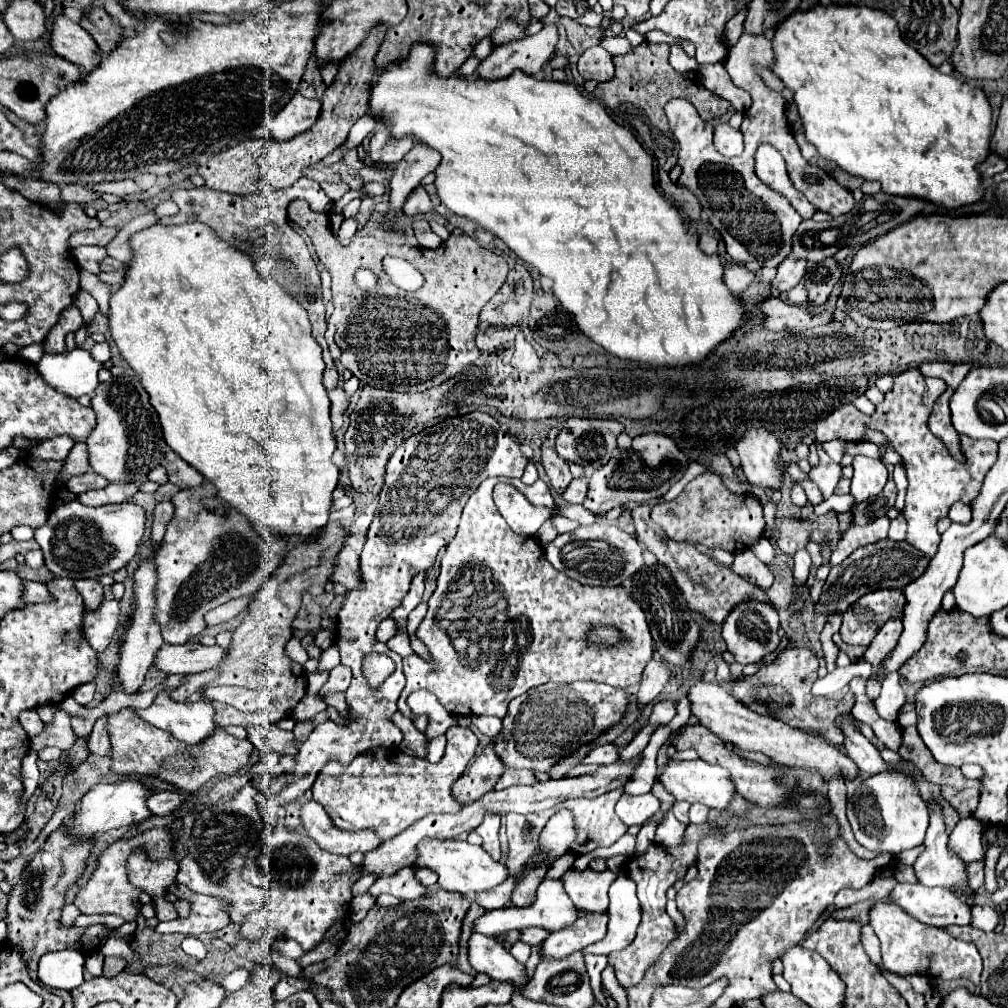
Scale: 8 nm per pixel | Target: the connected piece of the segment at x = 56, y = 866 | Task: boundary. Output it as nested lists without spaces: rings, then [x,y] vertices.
[[[61,826],[49,836],[47,844],[35,854],[31,864],[23,870],[21,880],[13,886],[9,894],[9,906],[7,906],[9,940],[13,944],[19,944],[19,954],[23,956],[23,962],[27,964],[27,970],[33,980],[37,980],[37,962],[43,954],[53,950],[65,950],[65,948],[79,948],[81,952],[91,952],[93,948],[97,950],[99,944],[107,940],[107,930],[103,926],[63,928],[59,924],[63,894],[83,874],[89,848],[91,842],[75,842],[73,838],[67,836],[67,832]]]

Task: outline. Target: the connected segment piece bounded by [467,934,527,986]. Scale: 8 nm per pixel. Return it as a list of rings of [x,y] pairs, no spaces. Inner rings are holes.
[[[471,934],[467,942],[469,964],[477,972],[489,974],[493,980],[513,980],[517,986],[525,984],[525,966],[519,964],[497,940],[483,934]]]

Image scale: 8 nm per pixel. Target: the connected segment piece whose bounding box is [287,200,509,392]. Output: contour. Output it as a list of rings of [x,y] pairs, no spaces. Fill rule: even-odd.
[[[303,200],[293,201],[288,209],[290,220],[301,226],[309,236],[311,242],[315,246],[315,252],[319,256],[319,260],[323,262],[323,266],[329,270],[331,278],[333,278],[333,304],[335,310],[329,318],[331,324],[335,324],[337,332],[335,332],[335,344],[341,348],[341,364],[353,374],[357,376],[361,382],[371,384],[375,388],[383,388],[383,390],[429,390],[433,386],[439,386],[443,382],[447,382],[449,378],[457,376],[465,366],[473,364],[479,358],[479,348],[475,344],[475,336],[479,332],[479,312],[481,308],[493,298],[493,294],[497,294],[497,290],[501,288],[503,280],[507,278],[507,260],[503,256],[499,256],[495,250],[491,248],[483,248],[477,244],[475,238],[467,236],[467,234],[451,234],[443,235],[443,232],[449,232],[446,227],[436,221],[430,221],[430,227],[443,241],[437,250],[417,250],[413,252],[407,246],[397,246],[395,244],[387,244],[383,240],[371,238],[371,236],[361,236],[361,244],[349,244],[343,246],[335,234],[329,228],[329,216],[327,214],[319,214],[313,212],[307,202]],[[401,248],[401,258],[409,260],[411,264],[415,264],[415,268],[423,274],[425,282],[419,290],[415,292],[407,292],[401,288],[395,288],[395,284],[391,284],[389,280],[383,280],[381,288],[381,296],[383,298],[375,298],[375,312],[363,312],[363,304],[365,304],[365,292],[353,288],[353,274],[355,268],[359,266],[371,266],[377,274],[381,270],[381,258],[387,254],[397,254],[393,250]]]

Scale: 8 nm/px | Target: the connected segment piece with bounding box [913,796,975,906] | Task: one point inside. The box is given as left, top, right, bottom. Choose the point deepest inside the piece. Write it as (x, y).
(936, 866)

